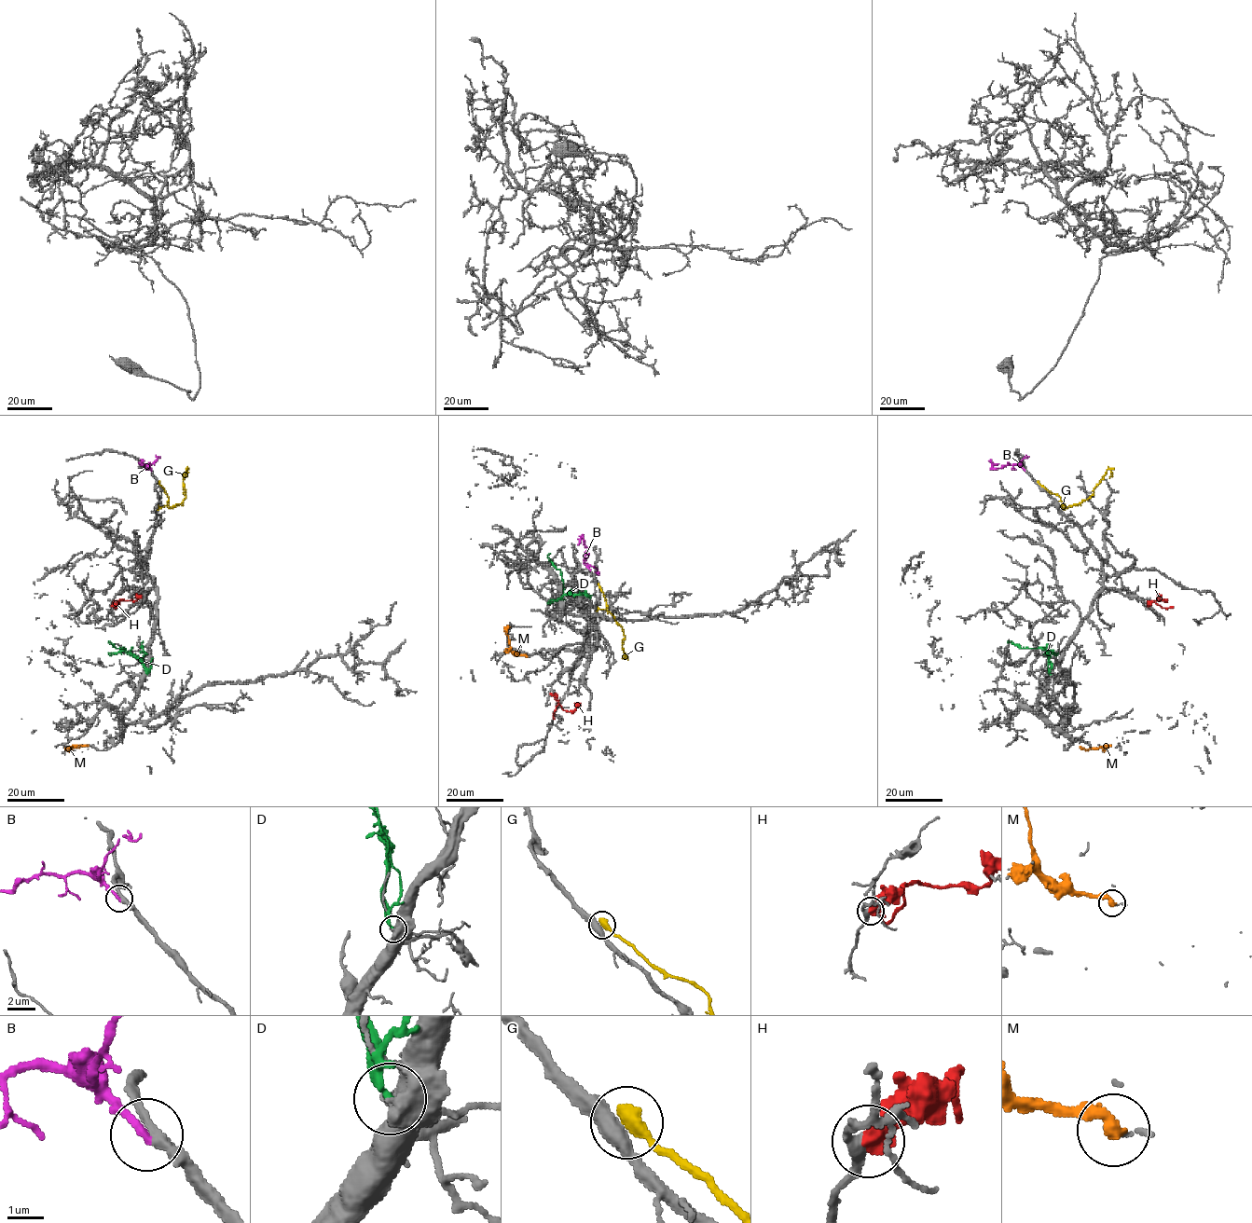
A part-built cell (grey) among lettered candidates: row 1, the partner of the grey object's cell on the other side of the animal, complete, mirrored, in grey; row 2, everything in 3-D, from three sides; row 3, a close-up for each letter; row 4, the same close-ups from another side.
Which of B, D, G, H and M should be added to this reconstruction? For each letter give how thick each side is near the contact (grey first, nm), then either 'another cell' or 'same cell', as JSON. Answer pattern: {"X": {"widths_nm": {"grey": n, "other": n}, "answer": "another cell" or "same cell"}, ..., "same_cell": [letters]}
{"B": {"widths_nm": {"grey": 320, "other": 260}, "answer": "same cell"}, "D": {"widths_nm": {"grey": 500, "other": 320}, "answer": "another cell"}, "G": {"widths_nm": {"grey": 440, "other": 460}, "answer": "another cell"}, "H": {"widths_nm": {"grey": 360, "other": 600}, "answer": "another cell"}, "M": {"widths_nm": {"grey": 130, "other": 420}, "answer": "another cell"}, "same_cell": ["B"]}

